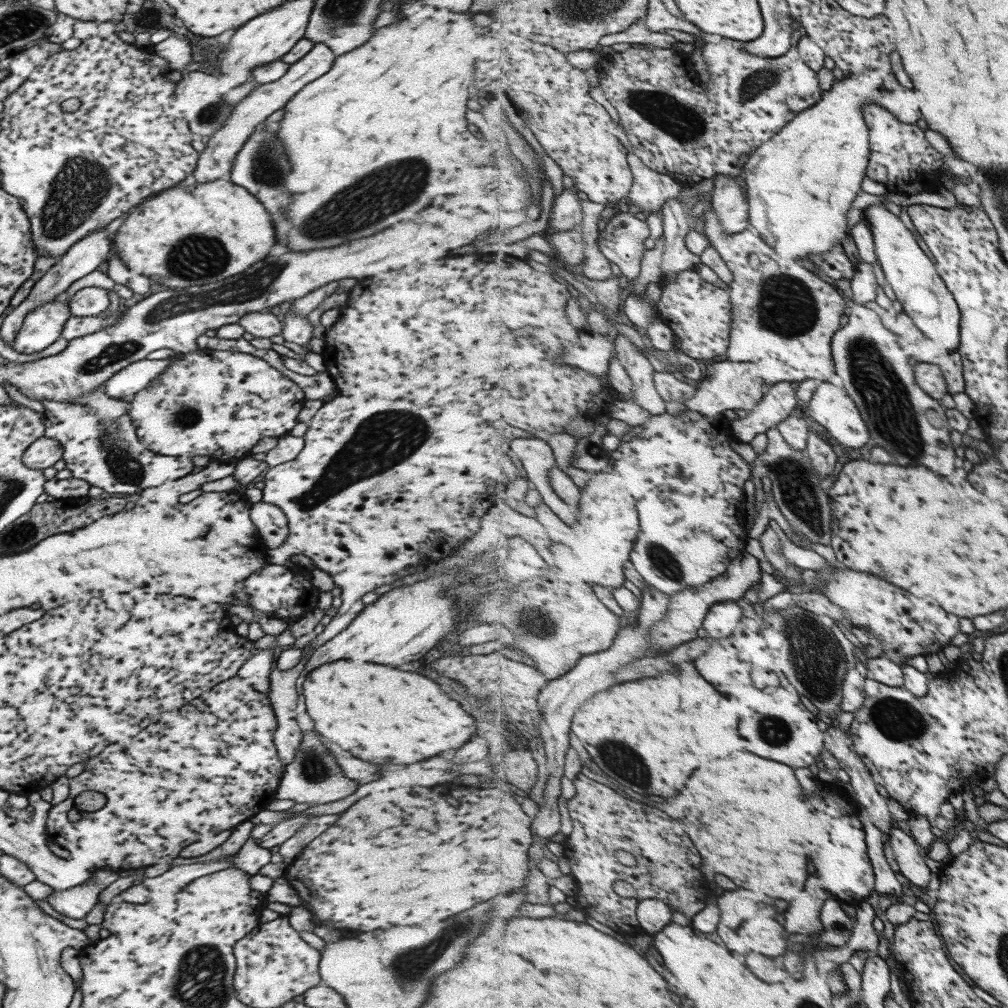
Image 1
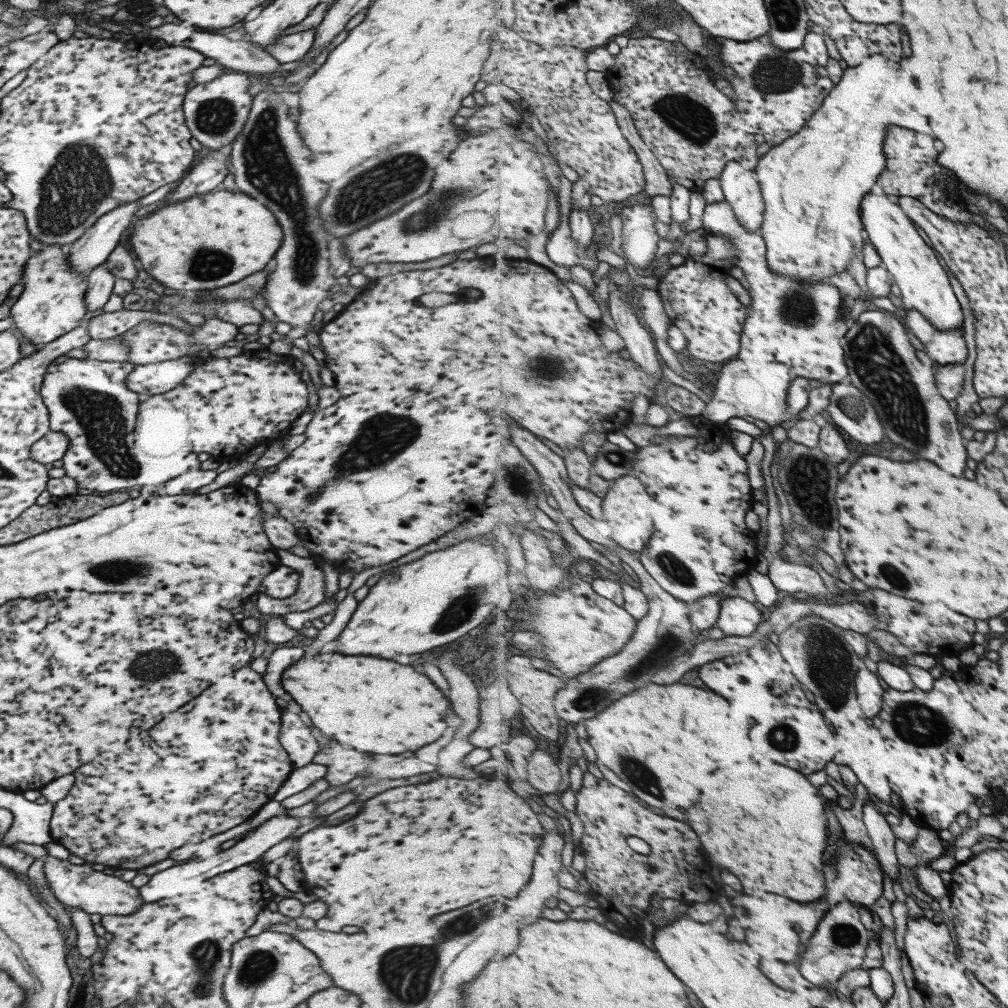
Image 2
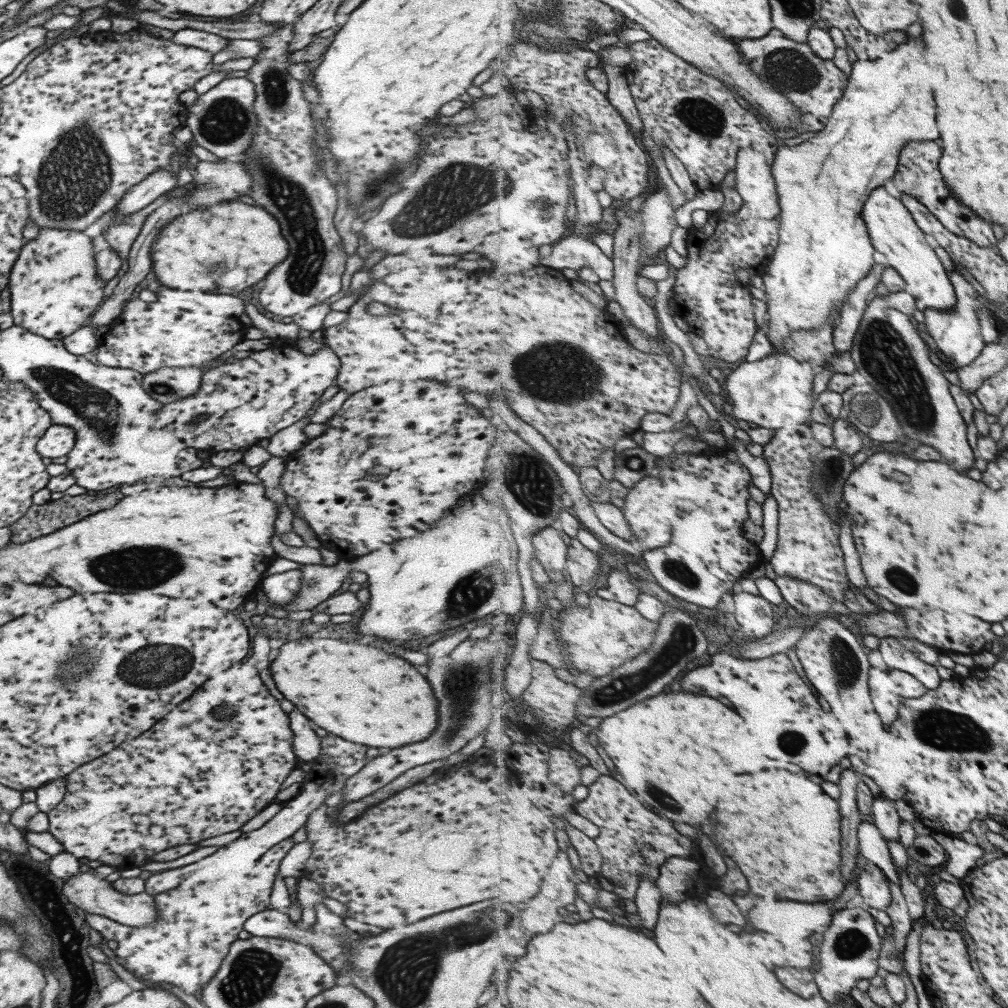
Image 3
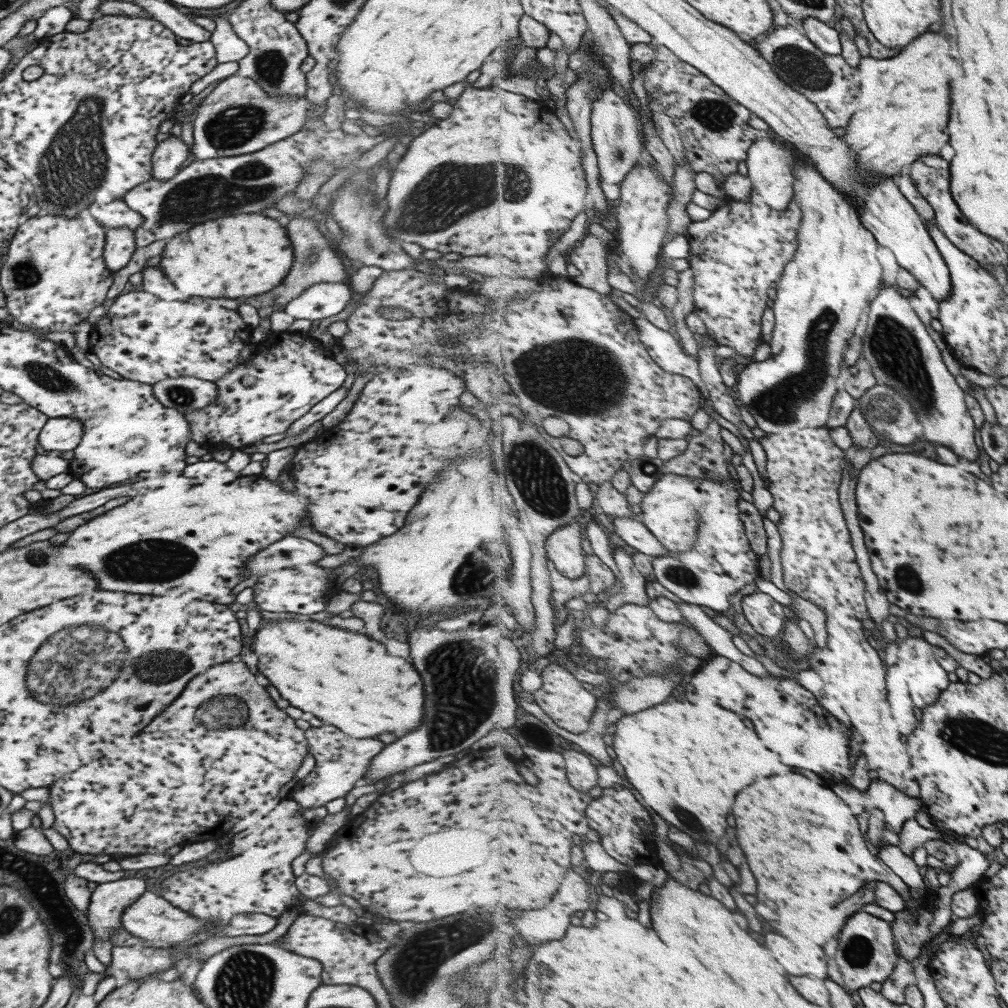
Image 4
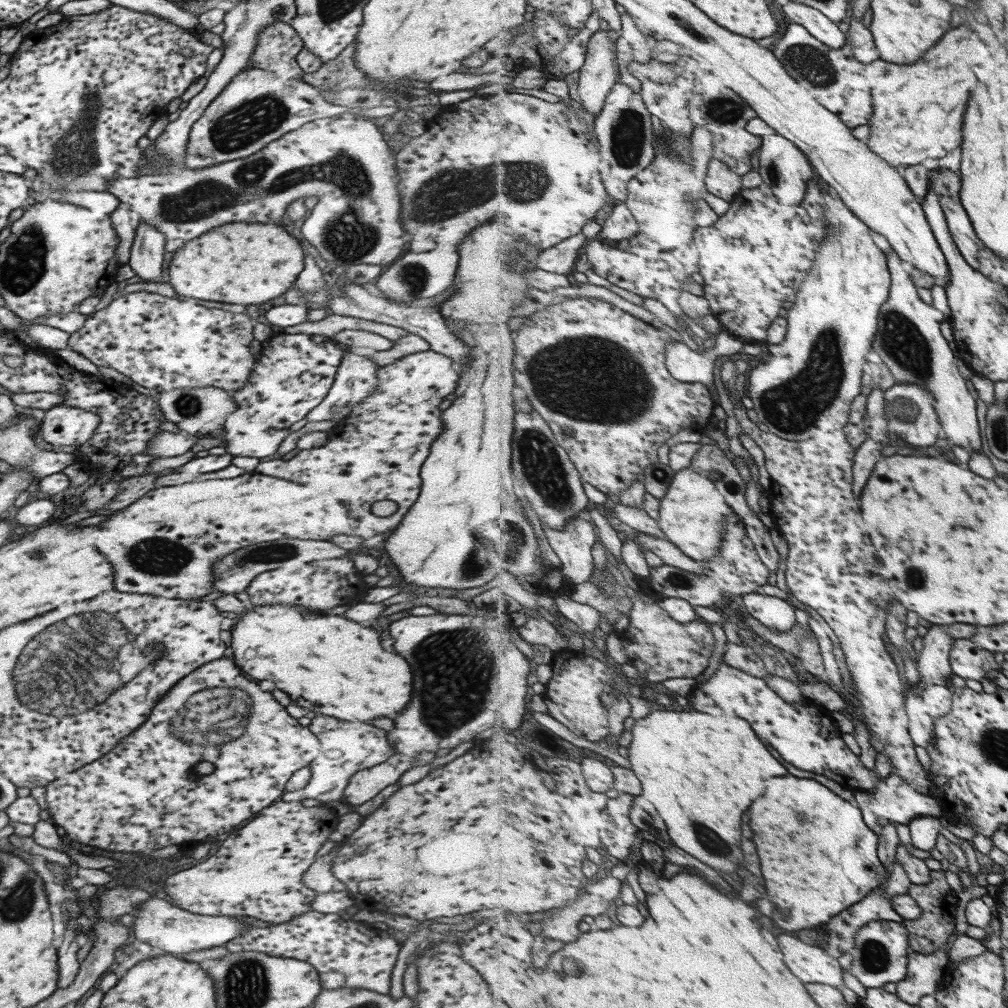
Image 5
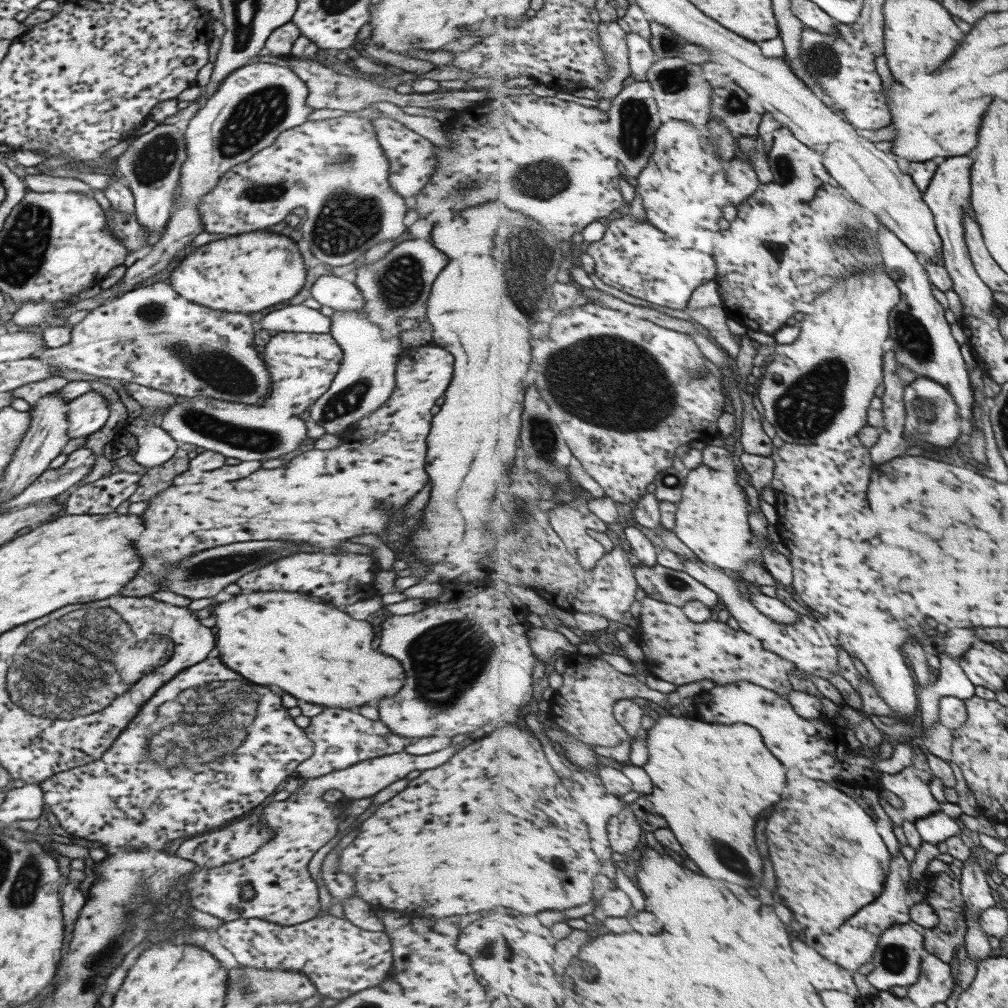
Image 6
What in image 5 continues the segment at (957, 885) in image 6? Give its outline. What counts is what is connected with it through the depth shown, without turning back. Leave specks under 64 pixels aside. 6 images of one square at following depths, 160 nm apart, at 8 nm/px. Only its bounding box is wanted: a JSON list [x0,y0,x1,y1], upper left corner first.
[903,871,955,954]

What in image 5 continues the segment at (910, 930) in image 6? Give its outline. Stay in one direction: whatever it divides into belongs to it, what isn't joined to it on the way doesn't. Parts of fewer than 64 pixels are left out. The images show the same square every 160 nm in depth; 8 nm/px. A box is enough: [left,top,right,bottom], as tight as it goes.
[848,920,910,988]

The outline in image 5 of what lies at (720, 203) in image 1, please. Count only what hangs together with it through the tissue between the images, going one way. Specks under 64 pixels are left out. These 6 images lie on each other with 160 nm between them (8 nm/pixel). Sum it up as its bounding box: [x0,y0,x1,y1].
[759,133,817,205]

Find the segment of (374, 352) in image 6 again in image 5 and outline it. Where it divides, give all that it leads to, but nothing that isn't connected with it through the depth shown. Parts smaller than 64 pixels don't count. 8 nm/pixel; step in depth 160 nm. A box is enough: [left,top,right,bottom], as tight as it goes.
[305,248,458,424]

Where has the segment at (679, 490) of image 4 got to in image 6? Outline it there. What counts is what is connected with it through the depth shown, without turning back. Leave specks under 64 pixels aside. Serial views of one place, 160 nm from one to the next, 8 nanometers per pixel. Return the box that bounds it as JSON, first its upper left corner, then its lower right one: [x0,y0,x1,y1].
[673,465,764,571]

